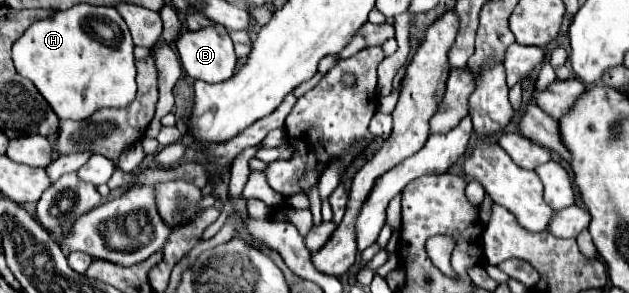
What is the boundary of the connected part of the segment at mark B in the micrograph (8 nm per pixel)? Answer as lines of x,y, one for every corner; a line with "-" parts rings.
210,25
200,31
186,31
176,39
176,49
180,55
180,63
192,79
202,79
206,83
220,83
234,75
236,55
232,47
232,39
222,25

